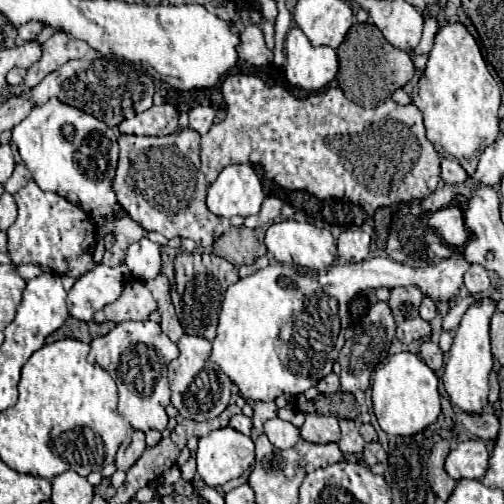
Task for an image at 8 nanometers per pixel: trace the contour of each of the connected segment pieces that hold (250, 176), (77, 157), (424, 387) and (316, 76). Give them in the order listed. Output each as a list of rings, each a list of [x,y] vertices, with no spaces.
[[[227,166],[207,190],[207,208],[223,218],[253,216],[265,198],[261,180],[251,166]]]
[[[51,98],[43,106],[33,106],[31,114],[17,124],[11,134],[25,166],[41,190],[61,194],[69,202],[79,204],[81,210],[93,218],[119,218],[123,208],[113,192],[119,146],[113,130],[105,122]]]
[[[399,352],[395,356],[389,358],[389,362],[381,364],[375,374],[373,374],[373,384],[371,384],[371,390],[373,390],[373,410],[375,410],[375,416],[377,416],[377,422],[379,426],[387,432],[387,434],[393,434],[393,436],[413,436],[413,434],[419,434],[423,432],[429,424],[433,424],[441,412],[441,406],[439,406],[439,380],[435,376],[435,372],[415,354],[411,352]]]
[[[295,26],[285,40],[285,78],[303,90],[319,92],[335,80],[339,70],[337,52],[327,46],[311,46],[305,34]]]

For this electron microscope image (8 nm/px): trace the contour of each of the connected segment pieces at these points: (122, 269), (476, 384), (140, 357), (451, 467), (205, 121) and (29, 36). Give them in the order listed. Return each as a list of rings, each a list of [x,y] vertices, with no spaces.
[[[99,264],[87,274],[79,276],[67,296],[69,314],[77,320],[93,320],[93,314],[97,310],[119,298],[121,286],[127,282],[129,276],[131,272],[125,264],[113,268]]]
[[[481,300],[473,304],[463,320],[461,326],[455,332],[453,346],[449,350],[449,360],[445,364],[443,384],[445,390],[455,406],[459,406],[467,414],[481,414],[487,406],[487,394],[489,394],[489,372],[493,366],[493,356],[489,348],[489,320],[495,312],[493,300]]]
[[[121,322],[109,334],[99,336],[91,342],[89,362],[101,366],[111,374],[119,388],[119,404],[117,412],[123,416],[135,430],[165,430],[167,414],[165,408],[169,404],[169,382],[167,382],[167,364],[179,356],[177,344],[169,340],[169,336],[161,330],[159,324],[145,322]]]
[[[479,438],[467,440],[449,452],[445,460],[445,472],[453,480],[461,480],[461,478],[481,480],[487,472],[487,460],[489,460],[489,452],[485,444]]]
[[[195,106],[189,110],[189,128],[199,134],[205,134],[215,118],[215,110],[211,106]]]
[[[29,22],[29,24],[25,24],[25,26],[19,26],[19,28],[17,28],[17,34],[19,34],[19,38],[23,38],[25,42],[31,42],[31,40],[35,40],[35,36],[39,34],[41,28],[43,28],[43,26],[41,26],[39,22]]]

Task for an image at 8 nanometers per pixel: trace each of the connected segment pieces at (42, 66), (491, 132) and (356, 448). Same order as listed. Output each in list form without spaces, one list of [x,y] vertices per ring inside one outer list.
[[[63,32],[53,34],[47,42],[43,42],[41,58],[27,70],[25,86],[27,88],[37,86],[49,72],[57,70],[61,64],[65,64],[73,58],[93,62],[99,58],[99,54],[89,44],[75,40],[75,38],[69,38],[69,34],[63,34]]]
[[[459,22],[445,24],[439,30],[439,34],[435,36],[435,44],[433,44],[433,50],[429,52],[427,68],[413,88],[413,104],[423,112],[427,140],[435,146],[437,154],[453,156],[455,160],[459,160],[471,178],[473,171],[477,168],[481,152],[489,144],[493,144],[495,138],[499,136],[497,110],[501,104],[501,92],[499,92],[495,78],[487,70],[487,64],[481,56],[481,50],[479,50],[475,38],[467,32],[467,28],[463,24],[459,24]]]
[[[341,418],[339,424],[341,424],[341,440],[339,440],[341,452],[359,456],[365,448],[365,440],[361,438],[357,426],[353,424],[353,420],[345,420],[345,418]]]

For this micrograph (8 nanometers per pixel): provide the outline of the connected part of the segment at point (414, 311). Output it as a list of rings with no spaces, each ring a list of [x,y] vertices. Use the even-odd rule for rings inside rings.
[[[415,286],[393,288],[391,298],[389,298],[389,308],[393,310],[395,322],[403,322],[407,318],[417,318],[421,300],[423,300],[423,294]]]

